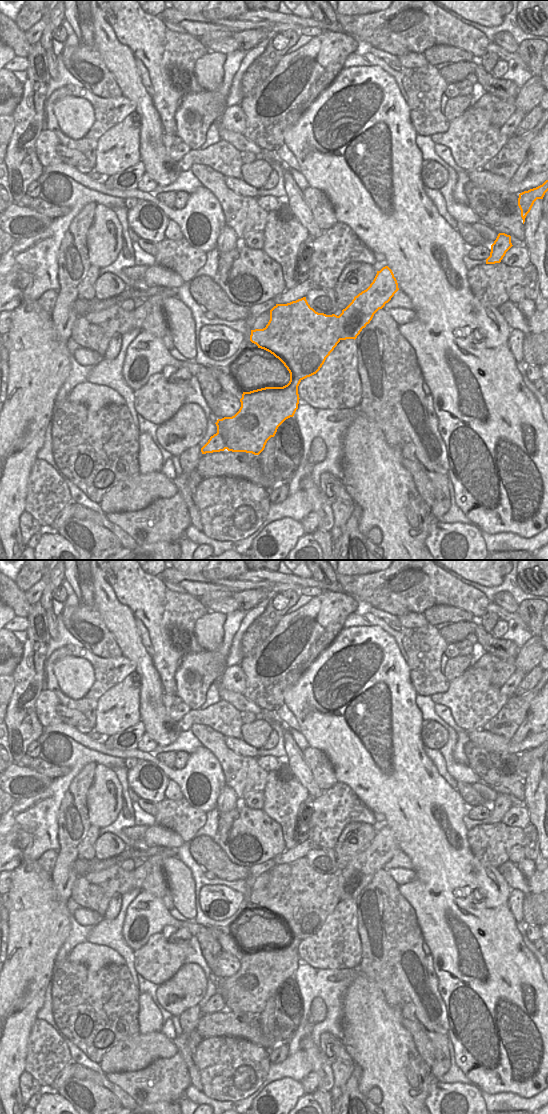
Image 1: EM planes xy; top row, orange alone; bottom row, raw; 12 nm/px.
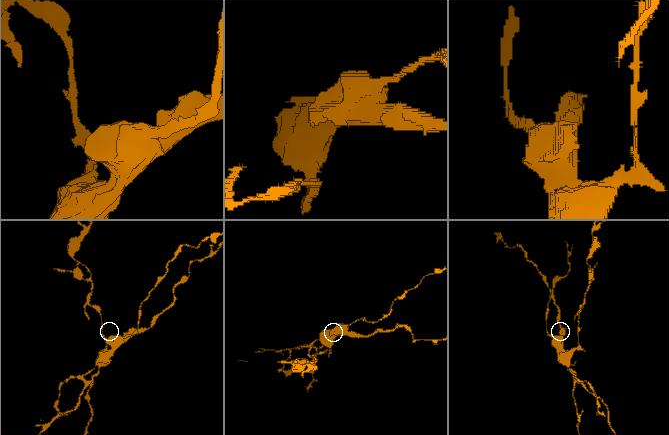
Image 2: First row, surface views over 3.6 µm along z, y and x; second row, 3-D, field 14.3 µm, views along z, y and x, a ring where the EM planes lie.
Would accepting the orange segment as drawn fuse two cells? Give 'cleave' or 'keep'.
cleave

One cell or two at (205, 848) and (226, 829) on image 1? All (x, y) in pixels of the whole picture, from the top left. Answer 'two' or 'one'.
two

